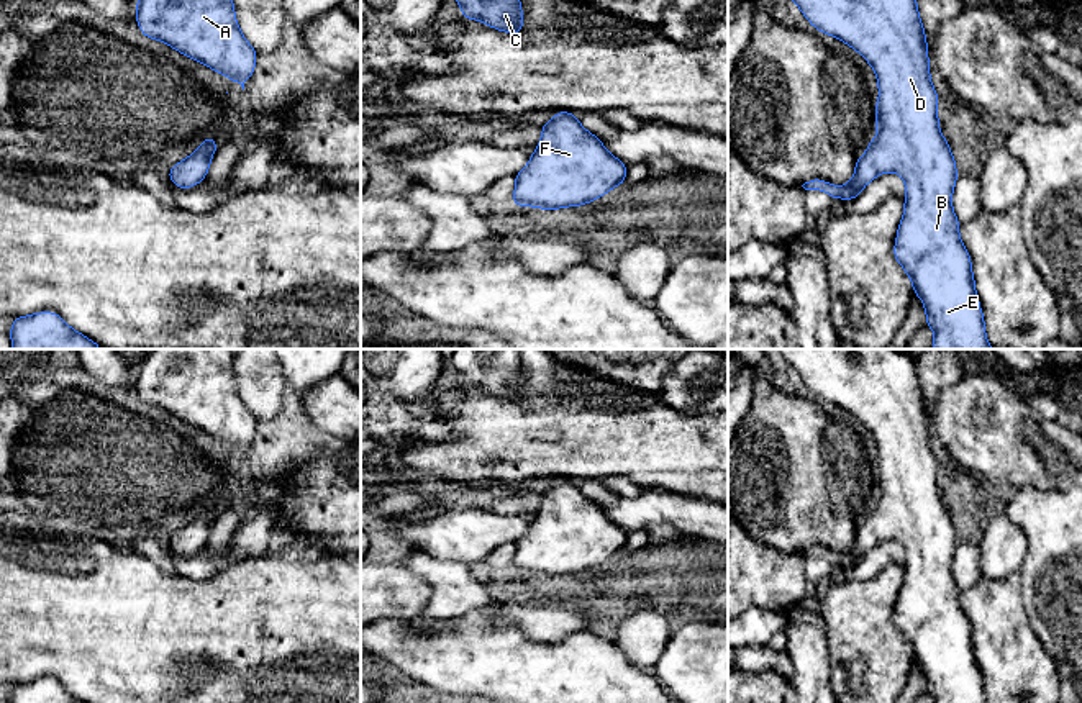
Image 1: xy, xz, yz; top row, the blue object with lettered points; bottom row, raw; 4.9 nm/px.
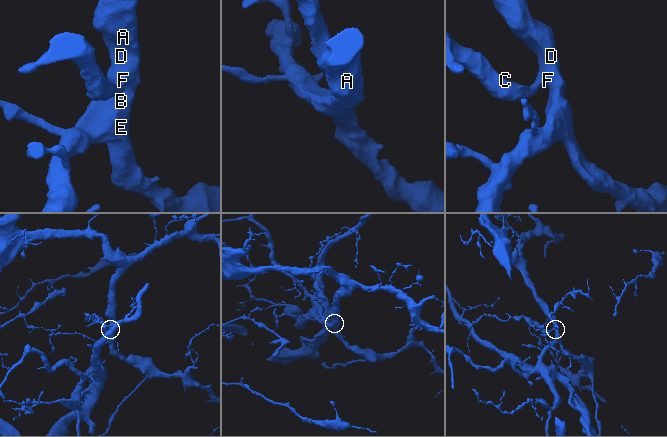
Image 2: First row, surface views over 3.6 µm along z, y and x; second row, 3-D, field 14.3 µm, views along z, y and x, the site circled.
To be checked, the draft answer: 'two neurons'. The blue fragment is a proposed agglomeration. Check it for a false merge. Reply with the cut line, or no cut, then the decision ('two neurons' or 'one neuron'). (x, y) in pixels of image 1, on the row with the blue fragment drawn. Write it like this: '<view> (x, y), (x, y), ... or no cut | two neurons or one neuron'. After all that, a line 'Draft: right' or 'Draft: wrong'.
no cut | one neuron
Draft: wrong

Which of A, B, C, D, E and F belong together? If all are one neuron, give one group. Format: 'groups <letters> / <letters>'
groups A B C D E F

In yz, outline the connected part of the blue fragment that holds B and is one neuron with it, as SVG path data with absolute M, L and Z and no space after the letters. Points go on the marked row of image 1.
M792 0L805 18L823 34L831 34L857 51L874 69L879 85L875 103L877 134L857 157L854 177L843 187L812 179L805 190L823 190L834 200L854 200L862 188L884 172L895 172L905 180L905 208L897 229L893 256L912 280L913 293L923 302L926 326L934 331L933 349L993 349L985 334L984 313L977 298L971 256L959 238L961 223L952 210L952 190L957 169L938 121L938 92L930 80L930 61L925 28L916 0Z

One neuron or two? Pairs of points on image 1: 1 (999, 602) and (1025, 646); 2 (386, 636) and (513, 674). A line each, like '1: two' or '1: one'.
1: one
2: one

